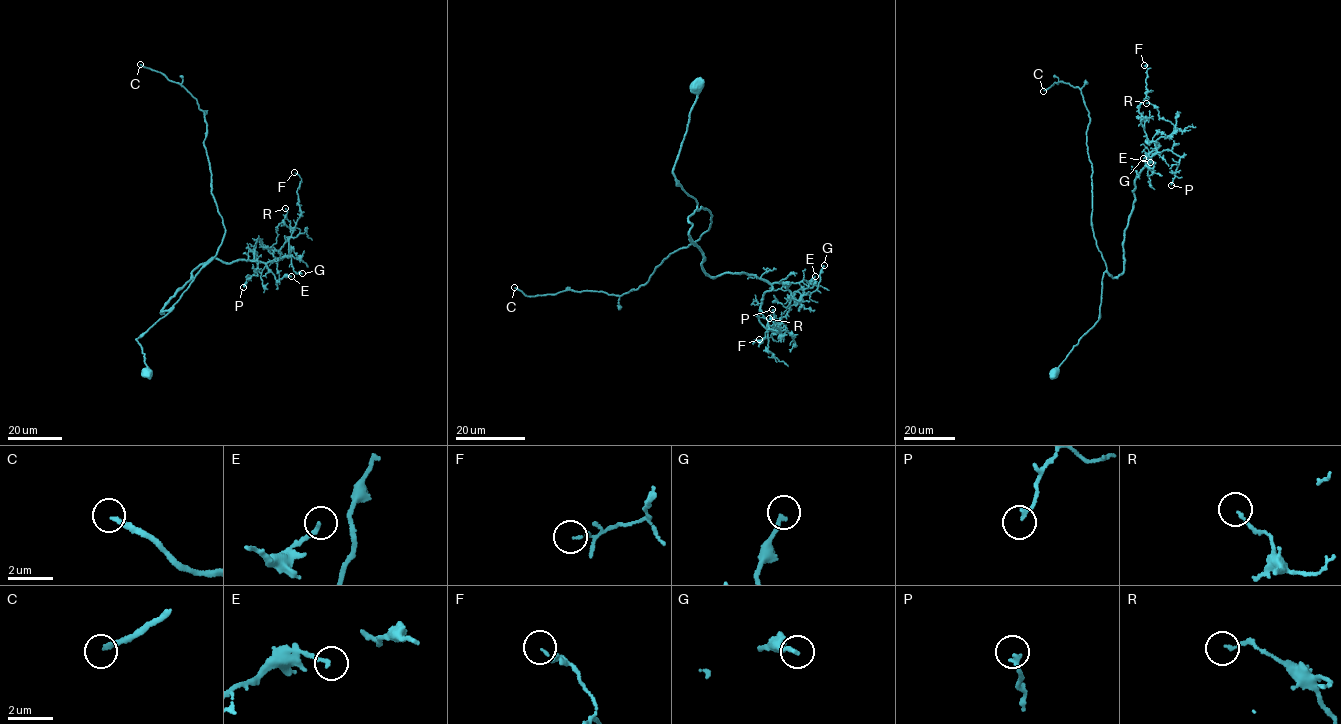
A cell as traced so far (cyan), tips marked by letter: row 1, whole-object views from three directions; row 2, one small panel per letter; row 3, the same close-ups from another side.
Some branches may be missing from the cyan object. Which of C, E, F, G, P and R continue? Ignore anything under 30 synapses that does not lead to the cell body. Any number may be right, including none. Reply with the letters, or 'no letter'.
C

